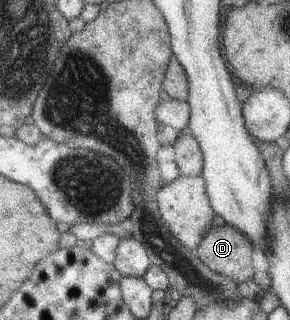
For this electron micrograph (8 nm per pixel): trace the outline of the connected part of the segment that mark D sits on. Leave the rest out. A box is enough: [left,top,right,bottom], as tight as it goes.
[195,223,254,282]

